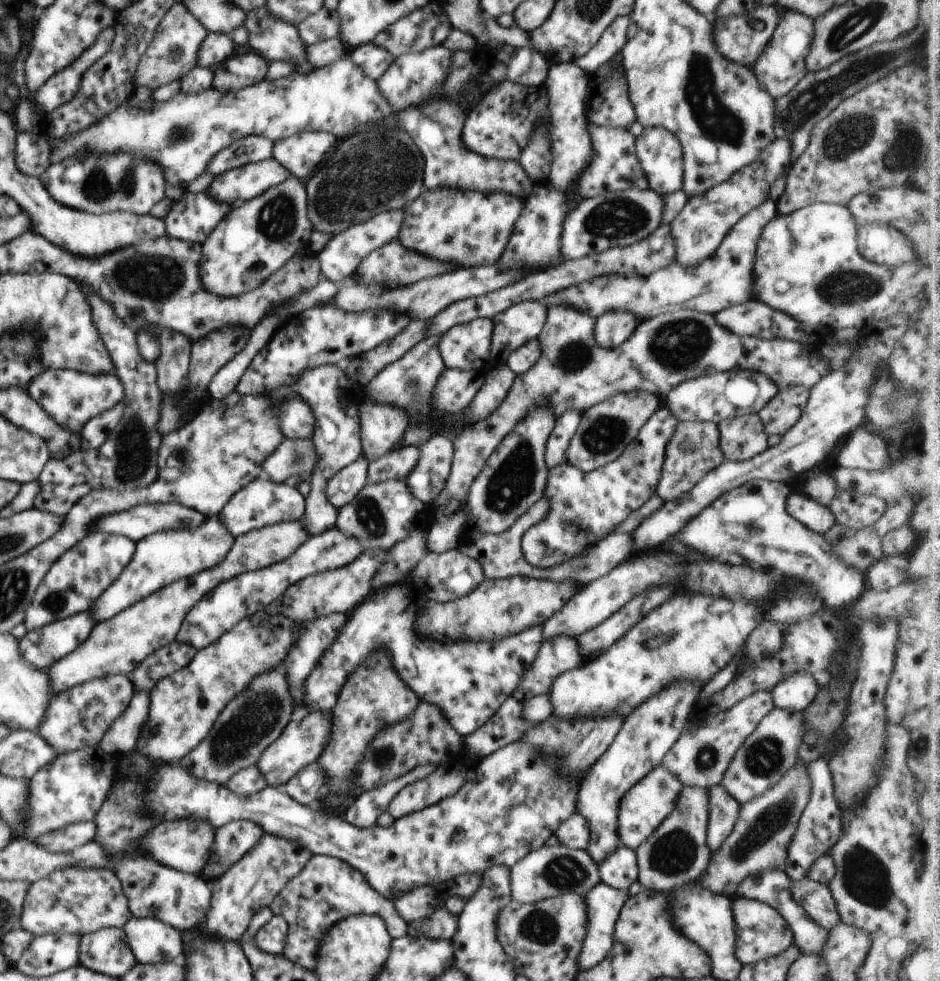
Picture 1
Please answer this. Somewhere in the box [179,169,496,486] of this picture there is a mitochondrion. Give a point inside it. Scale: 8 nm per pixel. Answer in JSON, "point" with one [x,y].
{"point":[278,219]}

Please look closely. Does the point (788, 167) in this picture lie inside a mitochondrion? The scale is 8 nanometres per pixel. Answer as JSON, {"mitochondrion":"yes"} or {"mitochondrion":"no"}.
{"mitochondrion":"no"}

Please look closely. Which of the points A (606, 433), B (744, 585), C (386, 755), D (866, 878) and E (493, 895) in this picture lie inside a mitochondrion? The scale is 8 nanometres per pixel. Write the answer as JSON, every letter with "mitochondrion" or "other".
{"A":"mitochondrion","B":"mitochondrion","C":"mitochondrion","D":"mitochondrion","E":"mitochondrion"}

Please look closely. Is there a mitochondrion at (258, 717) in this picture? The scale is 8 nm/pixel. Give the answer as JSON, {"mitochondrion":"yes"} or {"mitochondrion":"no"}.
{"mitochondrion":"yes"}

